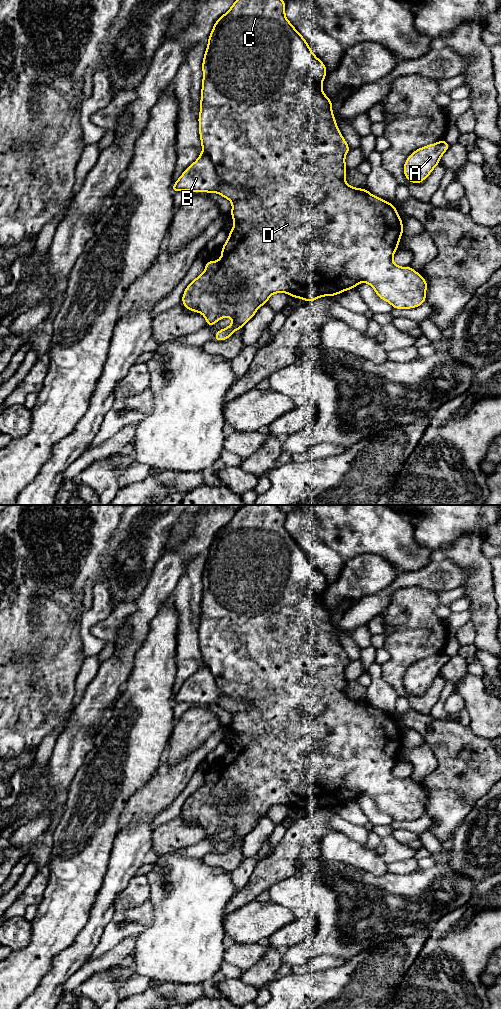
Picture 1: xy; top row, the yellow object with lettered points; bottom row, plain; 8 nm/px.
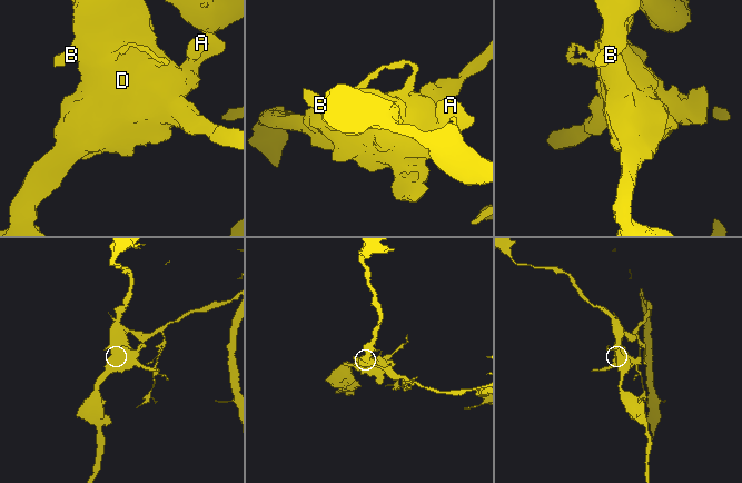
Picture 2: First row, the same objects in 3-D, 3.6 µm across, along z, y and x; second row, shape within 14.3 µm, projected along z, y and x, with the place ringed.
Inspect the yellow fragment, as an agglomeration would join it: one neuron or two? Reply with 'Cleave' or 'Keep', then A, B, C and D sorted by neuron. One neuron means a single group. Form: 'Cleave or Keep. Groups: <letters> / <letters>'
Cleave. Groups: A C D / B

